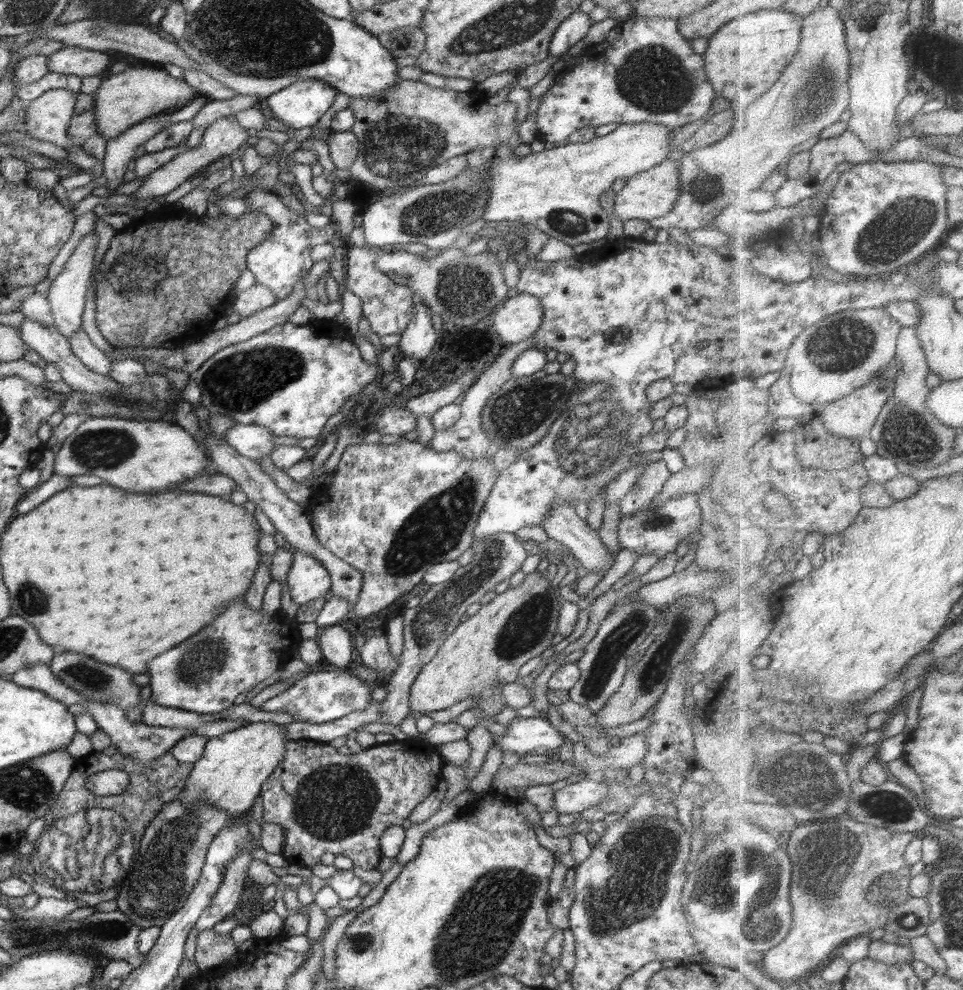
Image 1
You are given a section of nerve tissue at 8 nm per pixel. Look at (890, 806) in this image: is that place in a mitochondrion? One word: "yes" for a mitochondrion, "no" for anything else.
yes

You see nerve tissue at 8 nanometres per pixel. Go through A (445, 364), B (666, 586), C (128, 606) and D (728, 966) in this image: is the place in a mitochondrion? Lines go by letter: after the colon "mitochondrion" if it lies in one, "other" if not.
A: other
B: other
C: other
D: other

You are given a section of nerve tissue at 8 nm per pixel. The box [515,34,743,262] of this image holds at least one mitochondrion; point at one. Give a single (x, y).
(653, 78)

